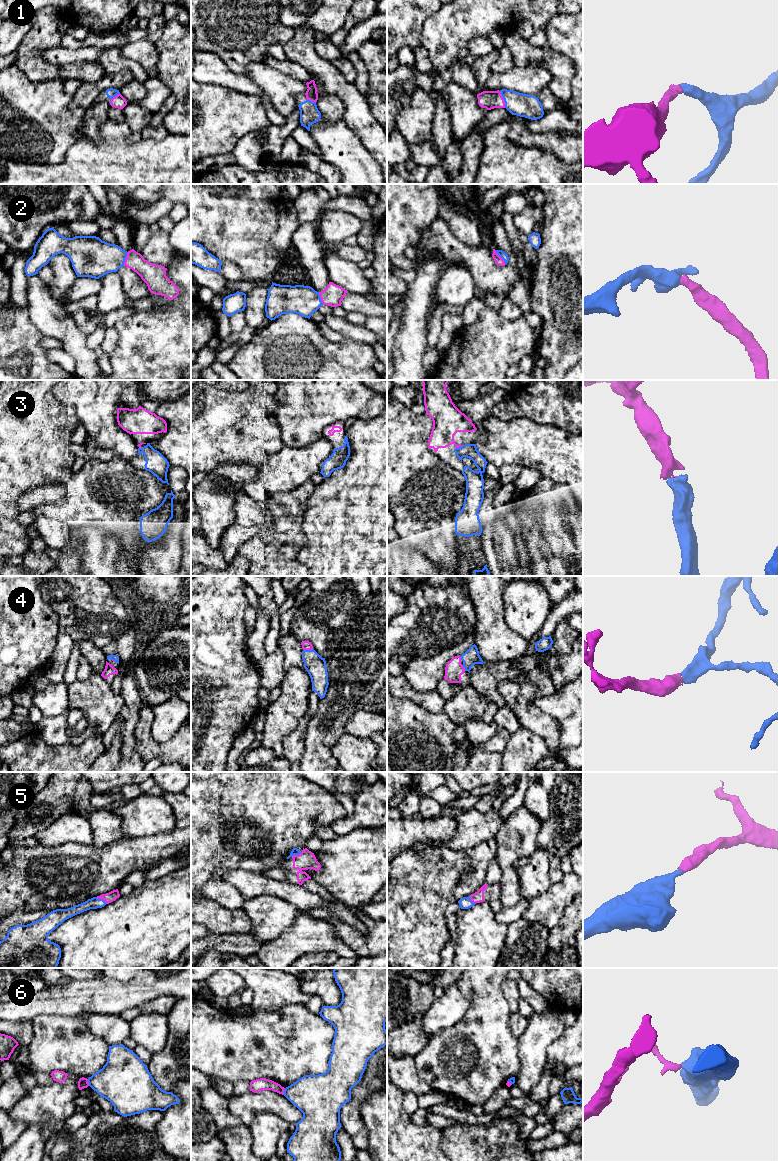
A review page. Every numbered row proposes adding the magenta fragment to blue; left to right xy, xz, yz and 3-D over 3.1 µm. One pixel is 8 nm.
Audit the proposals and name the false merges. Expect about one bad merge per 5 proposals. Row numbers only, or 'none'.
6

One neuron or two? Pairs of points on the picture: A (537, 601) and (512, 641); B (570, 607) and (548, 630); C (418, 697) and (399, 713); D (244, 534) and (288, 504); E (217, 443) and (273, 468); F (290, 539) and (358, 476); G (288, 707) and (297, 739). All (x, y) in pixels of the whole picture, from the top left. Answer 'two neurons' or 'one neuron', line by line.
A: two neurons
B: one neuron
C: two neurons
D: two neurons
E: two neurons
F: two neurons
G: two neurons

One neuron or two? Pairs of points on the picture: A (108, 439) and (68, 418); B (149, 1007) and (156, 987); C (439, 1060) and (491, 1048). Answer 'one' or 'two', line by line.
A: two
B: two
C: one

